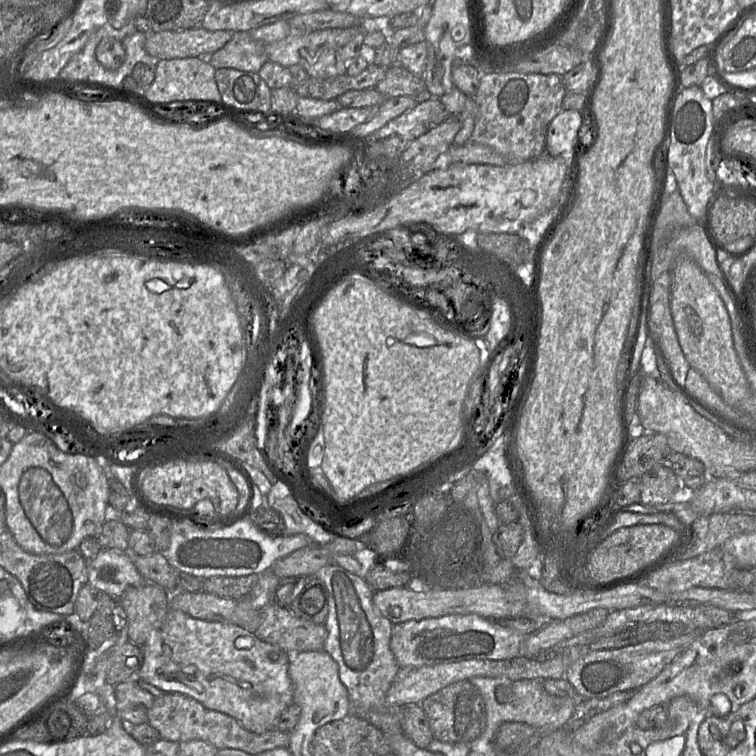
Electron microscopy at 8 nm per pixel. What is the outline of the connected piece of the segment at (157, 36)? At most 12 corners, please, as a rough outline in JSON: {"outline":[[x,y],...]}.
{"outline":[[200,26],[145,34],[160,60],[210,56],[233,36]]}

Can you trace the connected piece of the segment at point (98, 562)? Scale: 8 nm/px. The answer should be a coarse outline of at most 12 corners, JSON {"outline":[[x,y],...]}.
{"outline":[[102,548],[88,583],[113,597],[144,582],[129,551]]}

